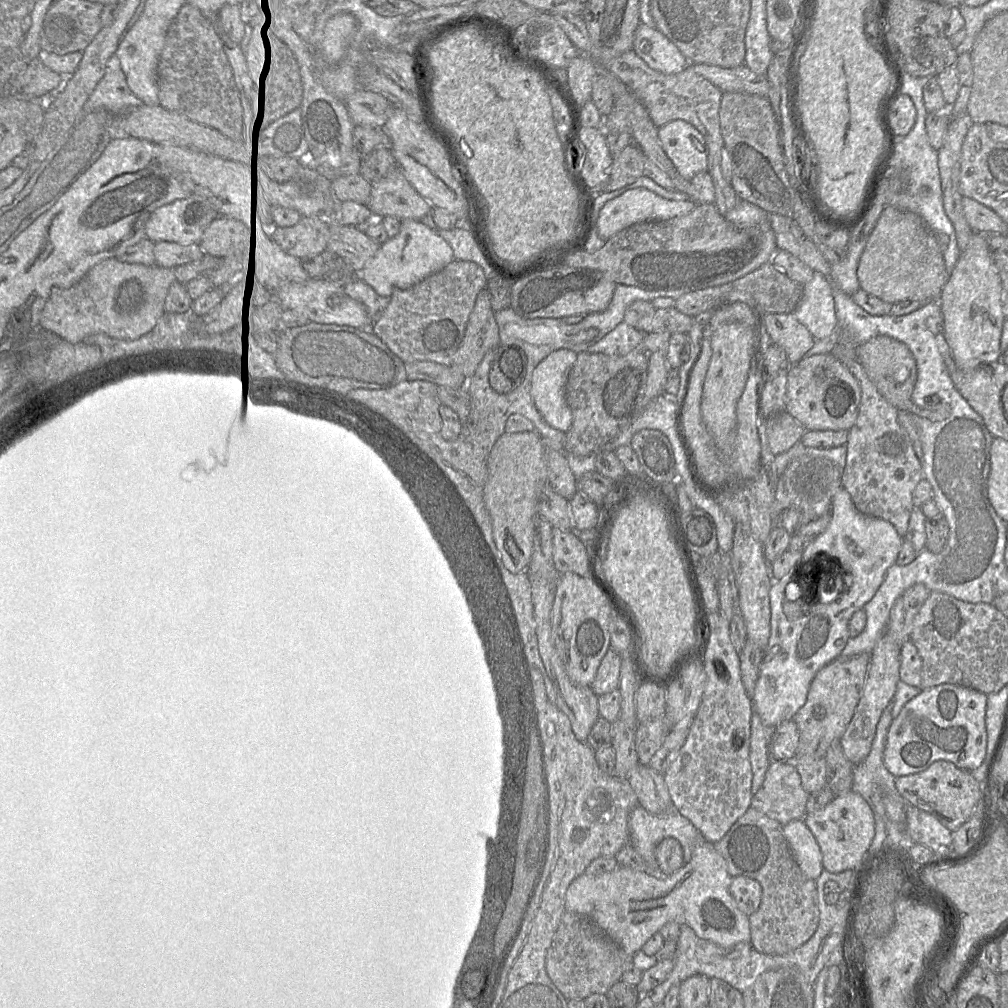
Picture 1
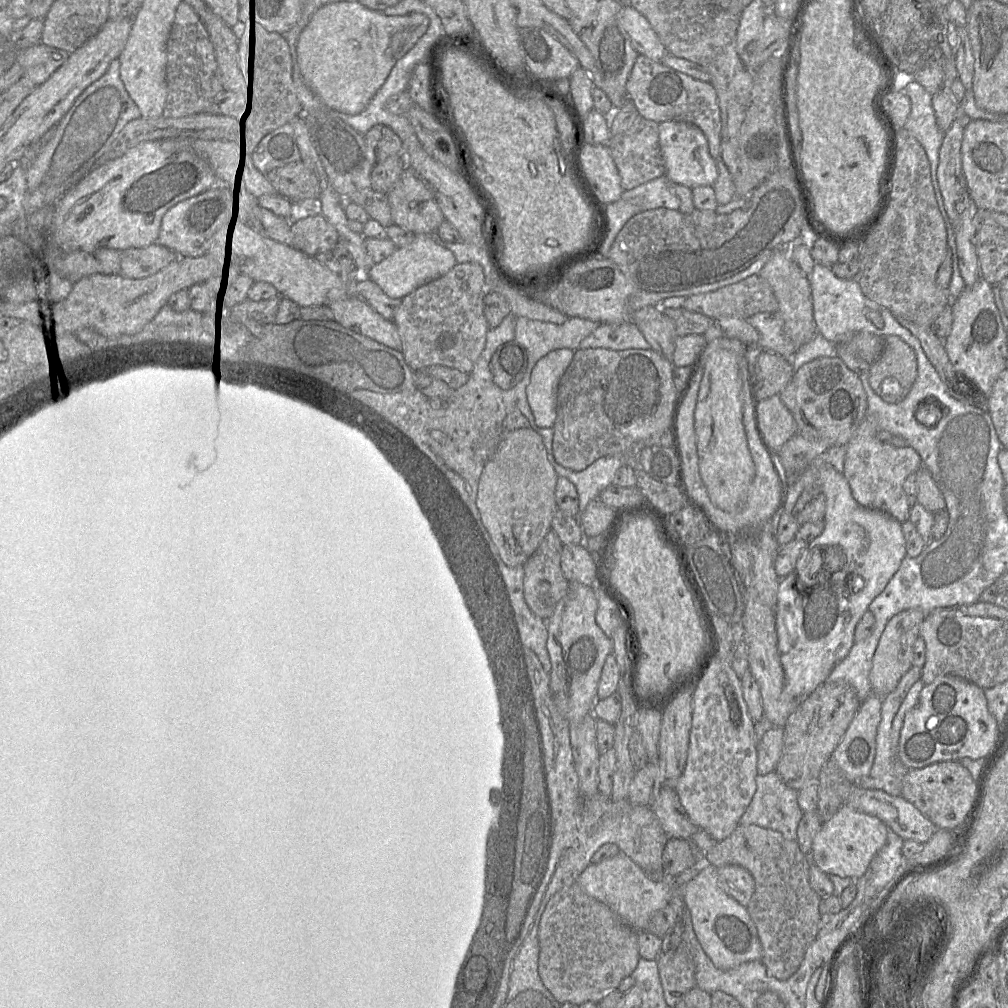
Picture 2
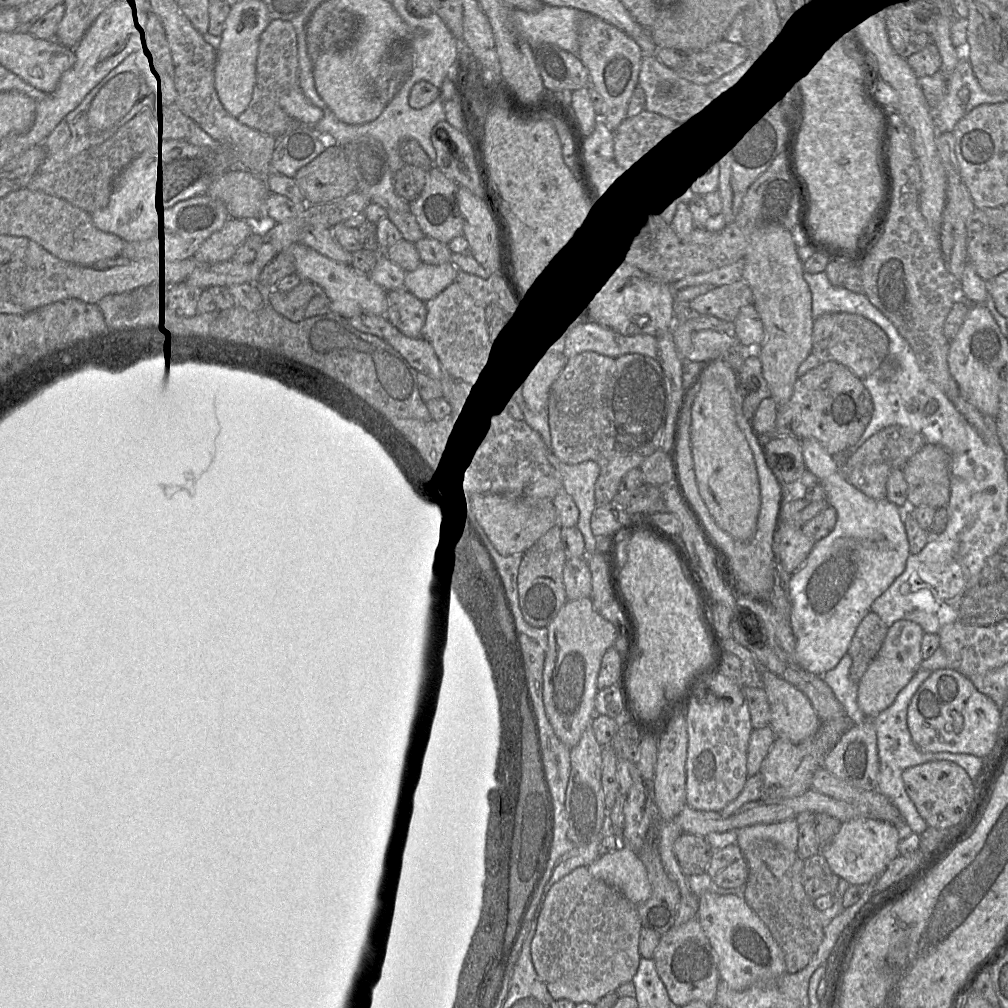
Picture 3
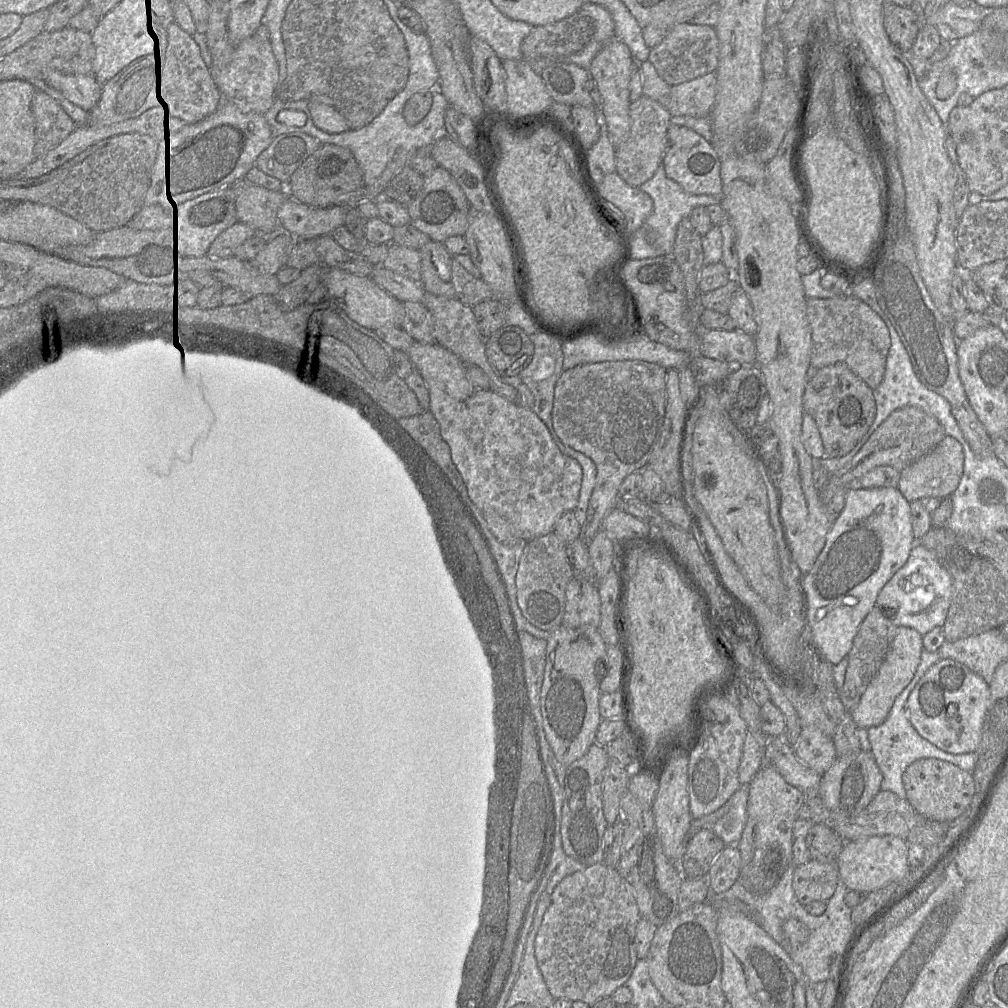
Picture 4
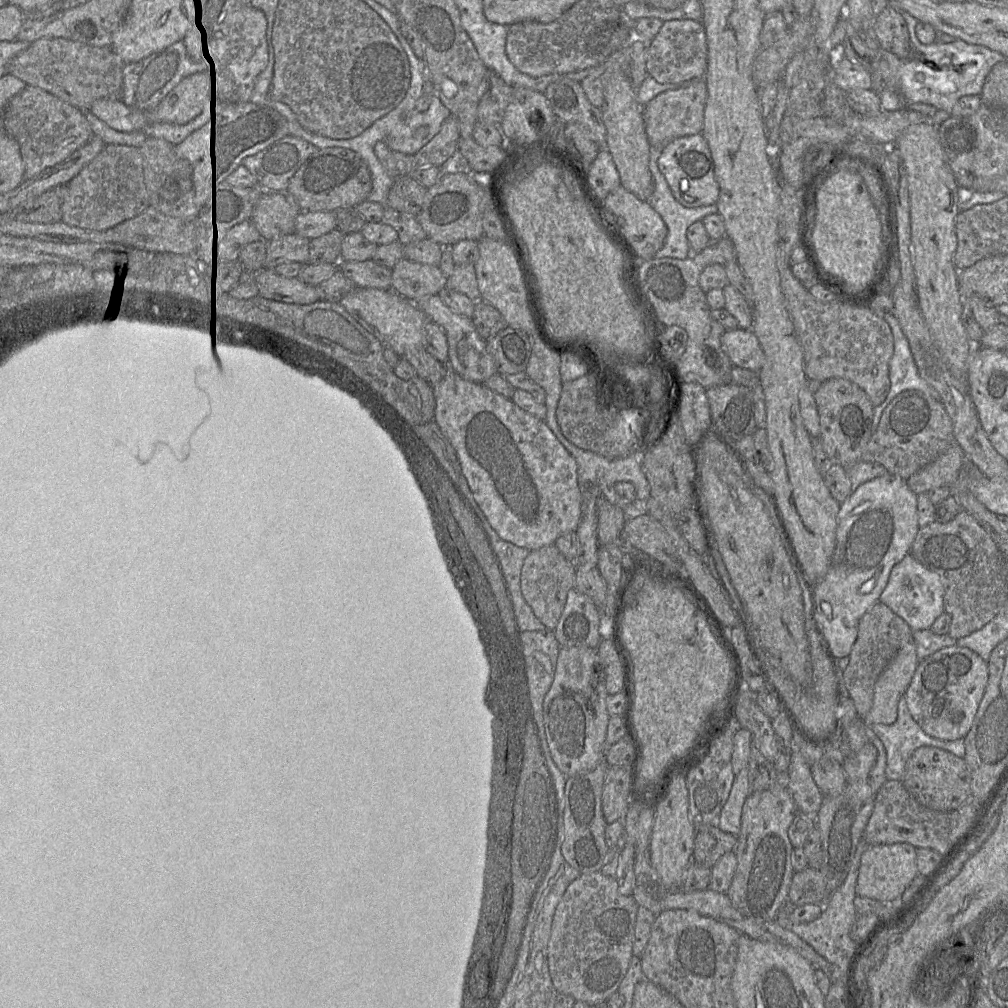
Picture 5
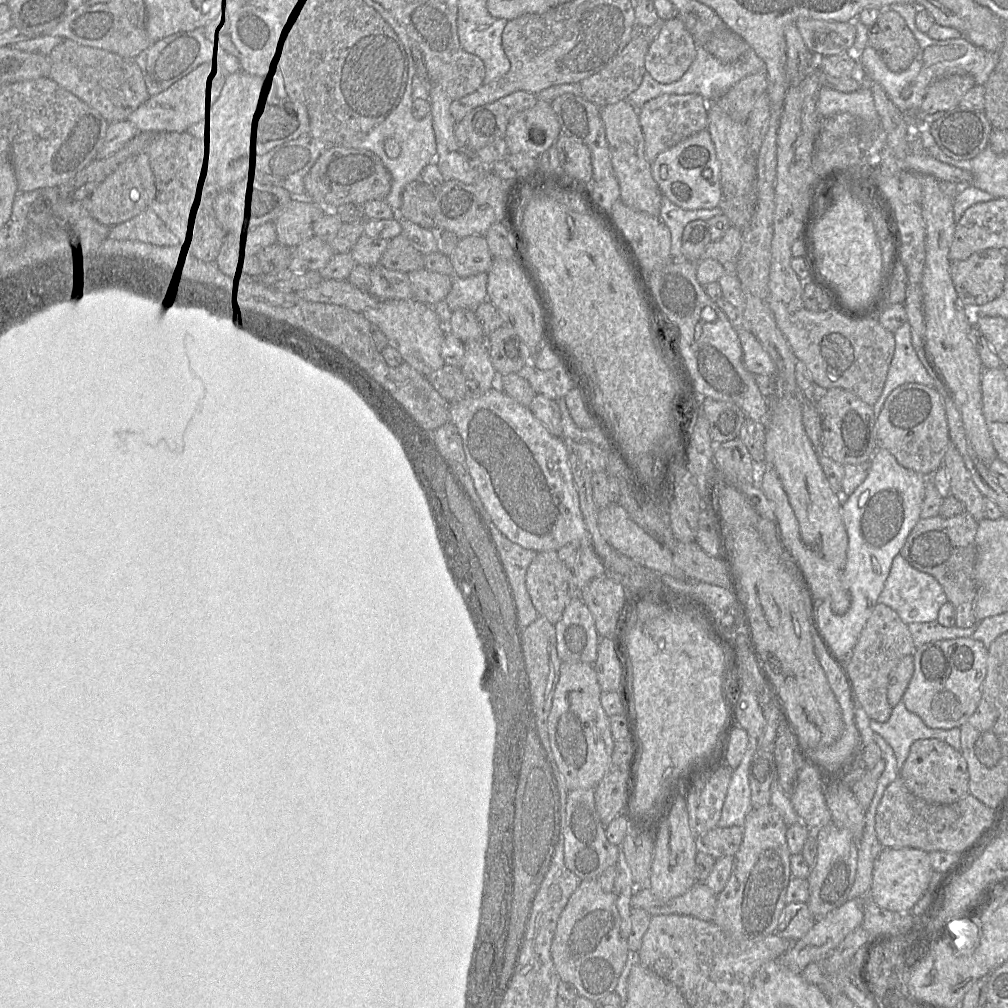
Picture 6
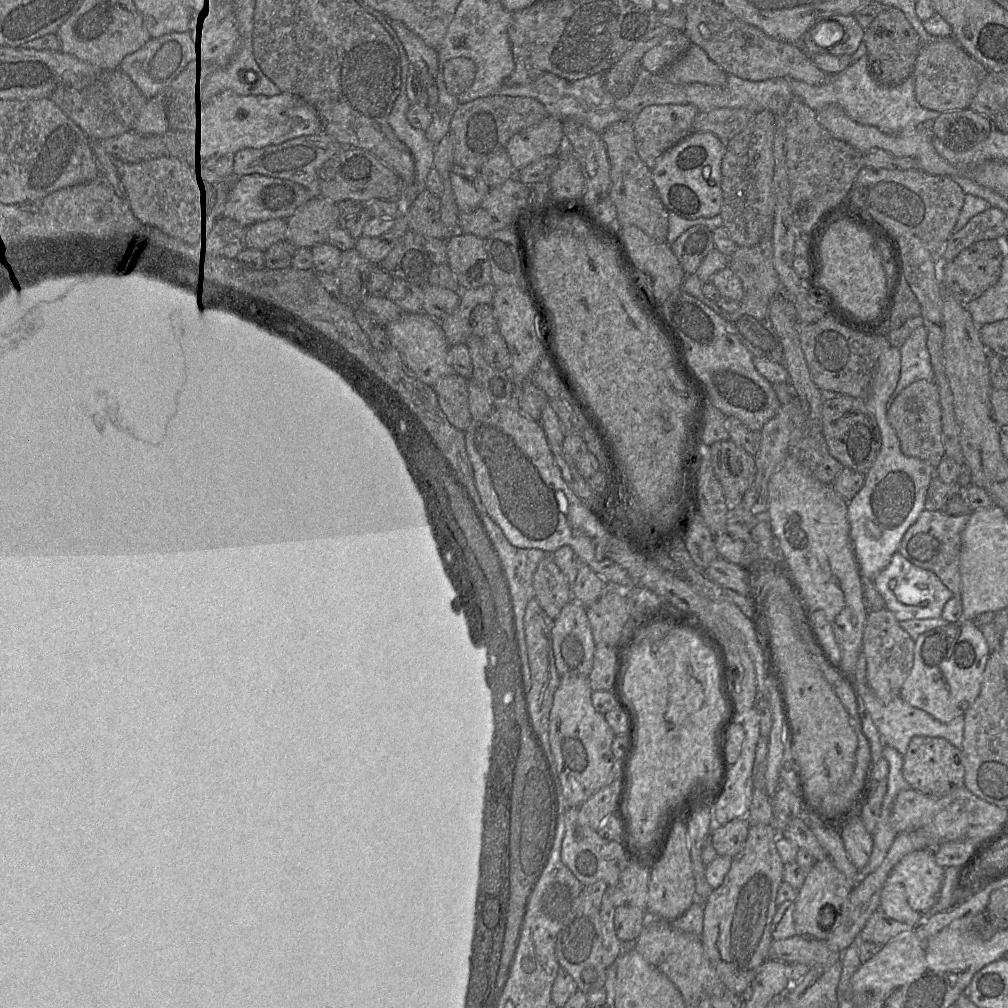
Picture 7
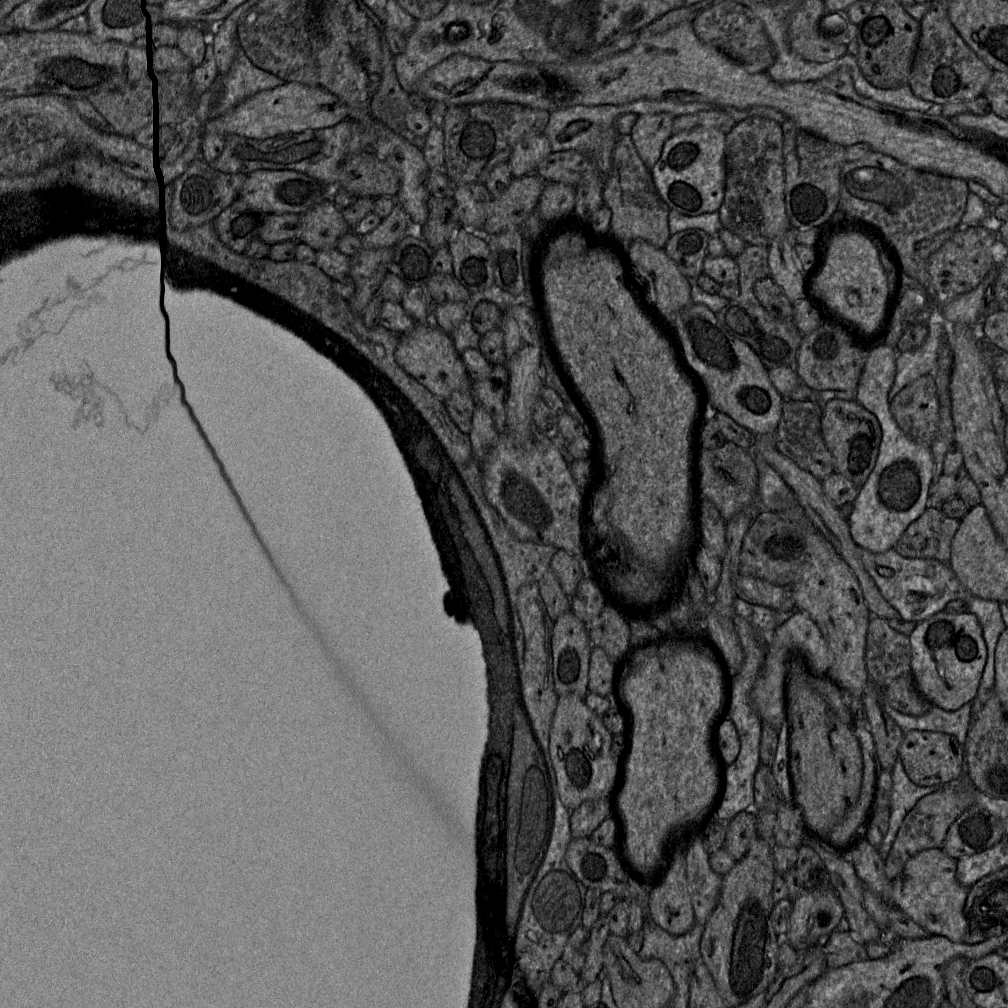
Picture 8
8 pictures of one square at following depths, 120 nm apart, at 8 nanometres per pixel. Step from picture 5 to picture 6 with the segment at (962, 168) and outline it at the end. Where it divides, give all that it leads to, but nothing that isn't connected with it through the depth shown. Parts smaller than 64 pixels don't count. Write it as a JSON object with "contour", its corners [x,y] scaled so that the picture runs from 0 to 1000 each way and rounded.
{"contour":[[[943,108],[917,126],[932,148],[941,157],[961,160],[972,153],[981,142],[985,129],[976,110]]]}

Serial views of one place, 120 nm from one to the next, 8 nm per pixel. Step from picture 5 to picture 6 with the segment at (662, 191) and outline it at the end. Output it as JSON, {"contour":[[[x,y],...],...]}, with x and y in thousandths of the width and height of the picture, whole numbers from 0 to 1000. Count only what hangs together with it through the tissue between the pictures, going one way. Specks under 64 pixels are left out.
{"contour":[[[657,193],[655,217],[661,222],[666,231],[666,259],[677,261],[682,259],[677,251],[676,241],[680,224],[688,218],[702,219],[707,214],[716,213],[714,205],[706,207],[680,208]]]}

